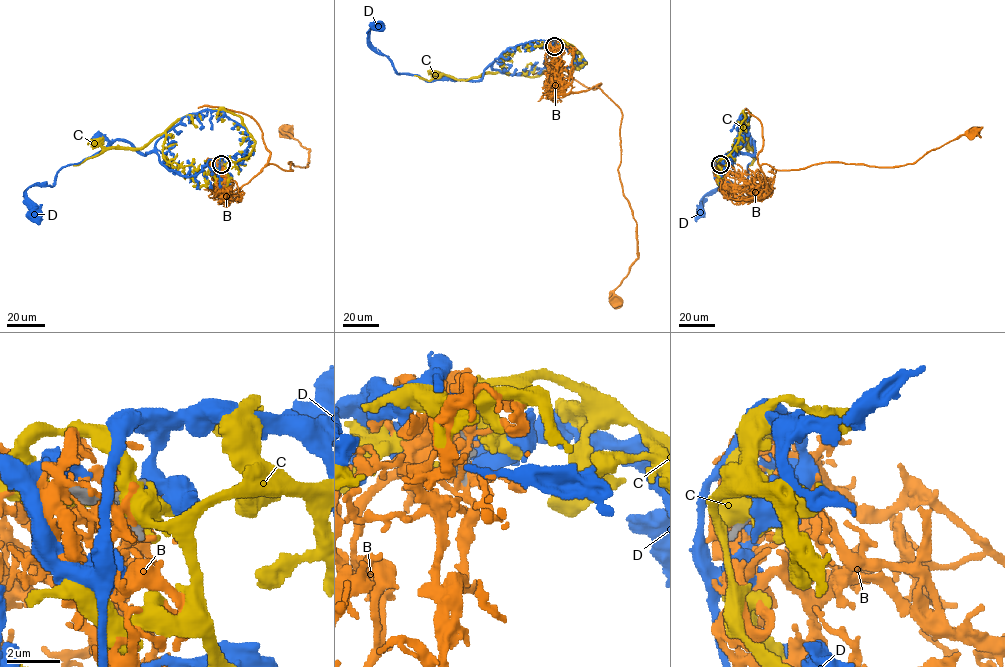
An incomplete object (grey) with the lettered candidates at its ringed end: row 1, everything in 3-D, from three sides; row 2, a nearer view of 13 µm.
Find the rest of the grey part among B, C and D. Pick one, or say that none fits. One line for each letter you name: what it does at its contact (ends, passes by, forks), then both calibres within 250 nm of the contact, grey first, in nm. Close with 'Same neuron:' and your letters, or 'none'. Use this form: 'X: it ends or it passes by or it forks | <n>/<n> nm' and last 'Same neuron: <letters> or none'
Same neuron: none

